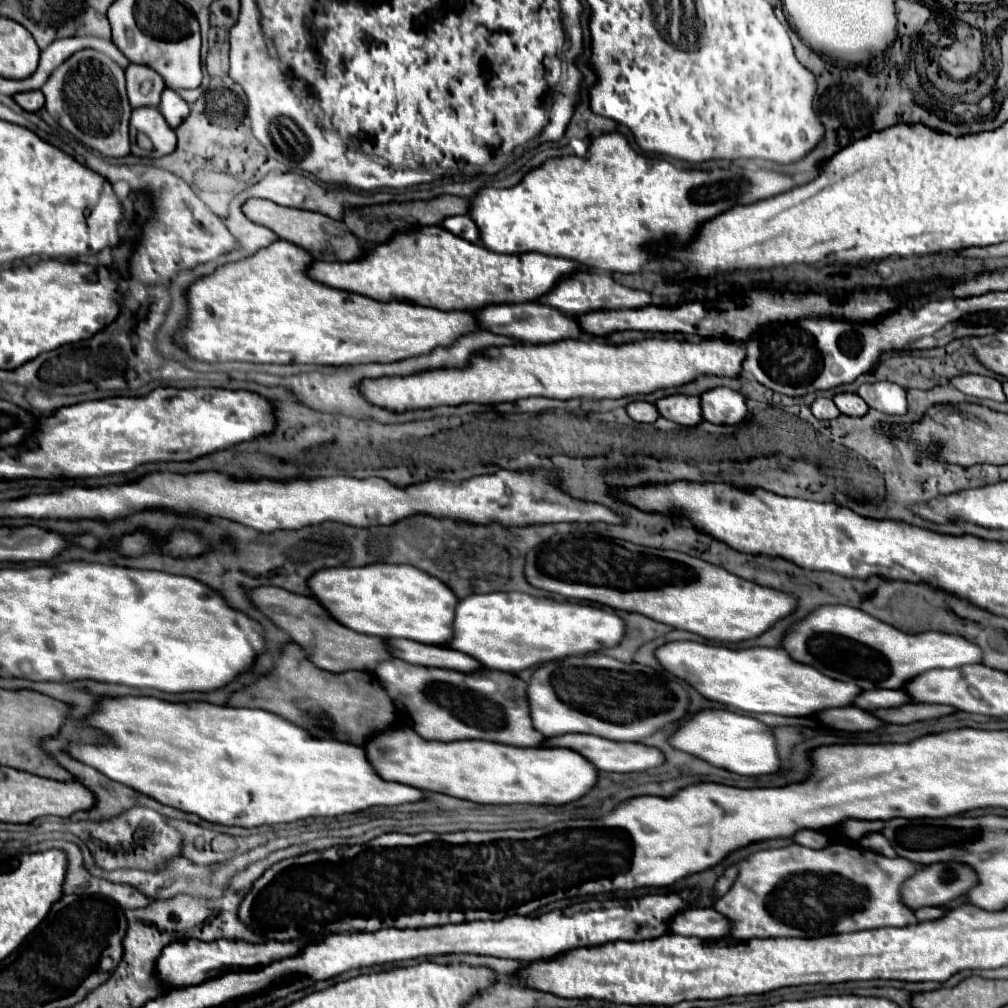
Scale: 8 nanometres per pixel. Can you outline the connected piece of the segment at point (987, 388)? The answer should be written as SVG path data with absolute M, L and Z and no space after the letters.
M963 375L963 377L951 379L951 385L965 395L973 395L973 397L979 397L979 399L993 399L993 401L999 401L999 403L1005 401L1005 393L1001 389L1001 383L993 377Z

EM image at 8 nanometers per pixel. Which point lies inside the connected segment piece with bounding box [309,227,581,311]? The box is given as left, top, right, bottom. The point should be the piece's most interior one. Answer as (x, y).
(432, 267)

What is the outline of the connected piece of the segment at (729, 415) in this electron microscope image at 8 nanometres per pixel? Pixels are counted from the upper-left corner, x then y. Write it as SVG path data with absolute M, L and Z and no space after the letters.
M715 387L711 391L705 391L701 395L701 409L703 419L717 425L737 425L747 413L745 397L729 387Z

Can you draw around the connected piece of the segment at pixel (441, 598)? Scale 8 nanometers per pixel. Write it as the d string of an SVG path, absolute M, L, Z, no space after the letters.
M375 563L355 569L327 567L319 569L319 573L315 571L315 575L307 579L307 587L313 593L313 599L323 609L327 609L327 613L349 629L377 637L411 639L427 645L441 645L443 641L447 641L447 637L451 637L451 617L455 617L455 601L459 601L439 579L431 577L429 573L423 573L421 569L415 569L413 565Z

